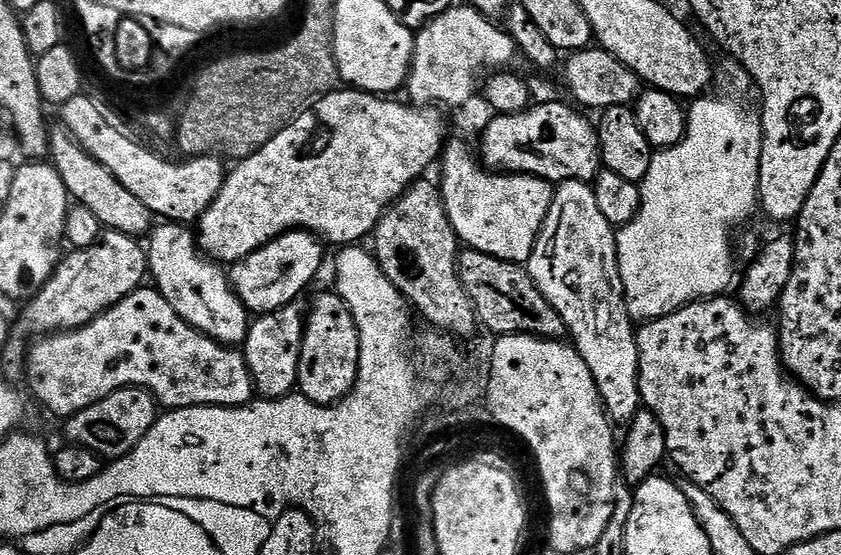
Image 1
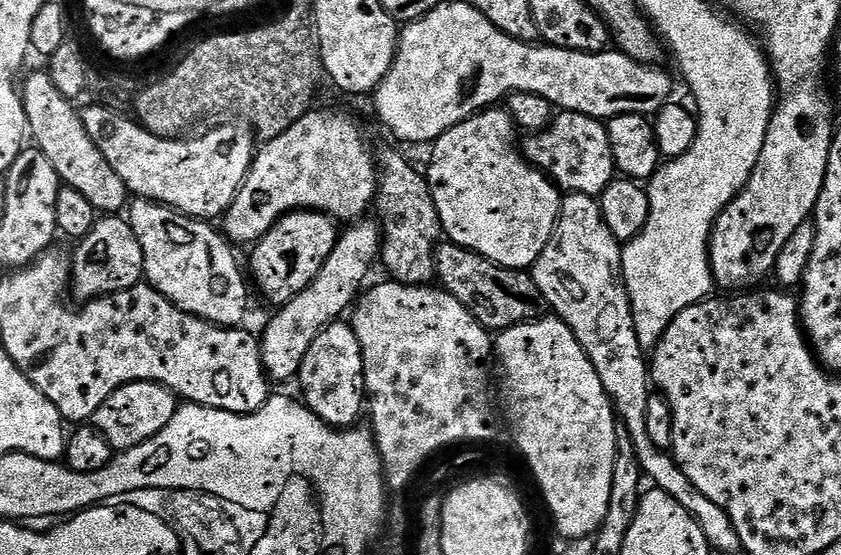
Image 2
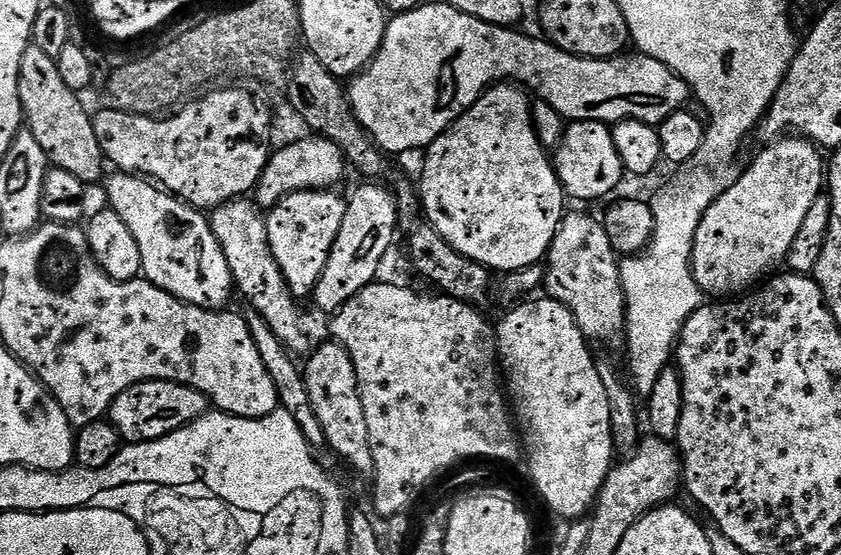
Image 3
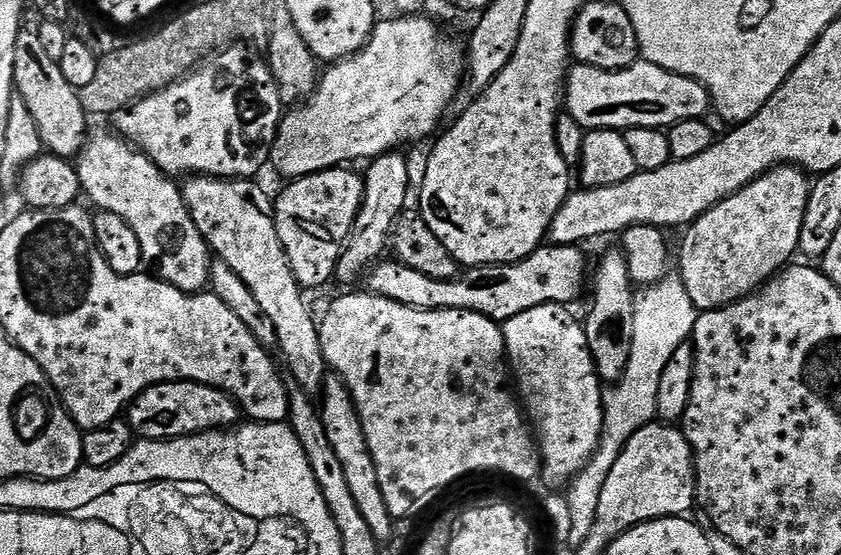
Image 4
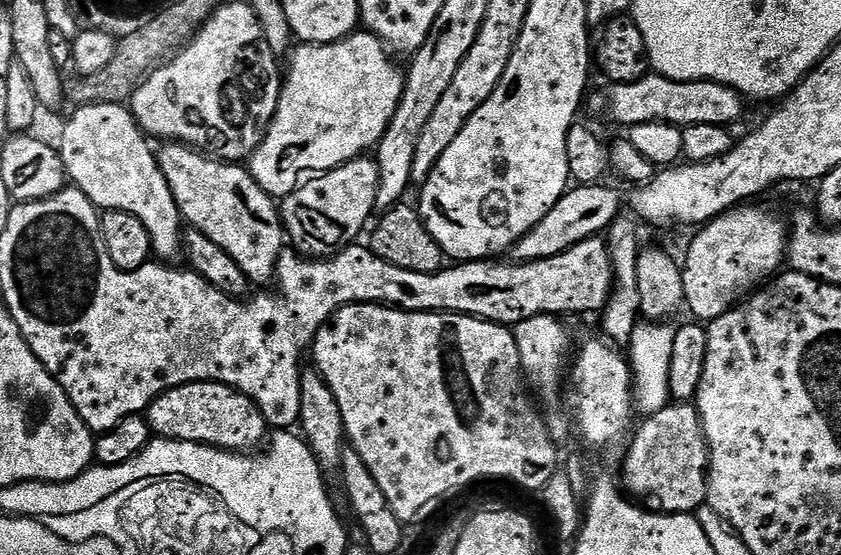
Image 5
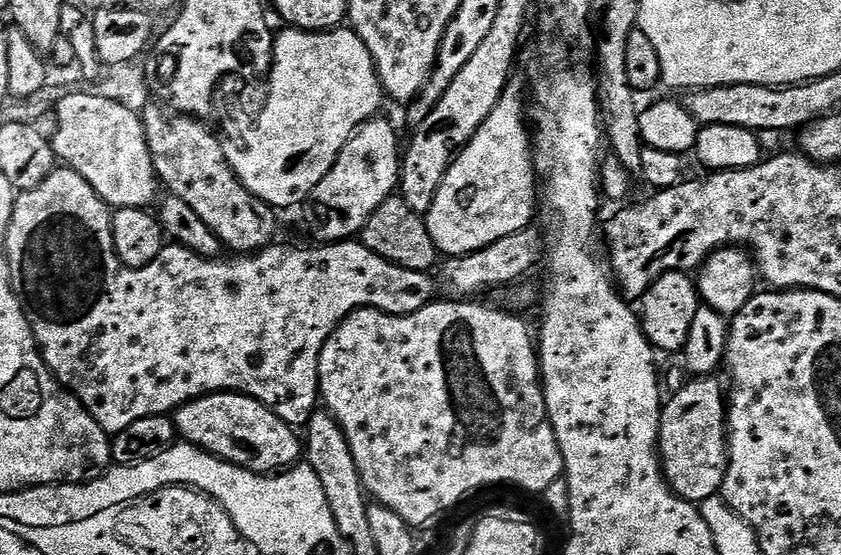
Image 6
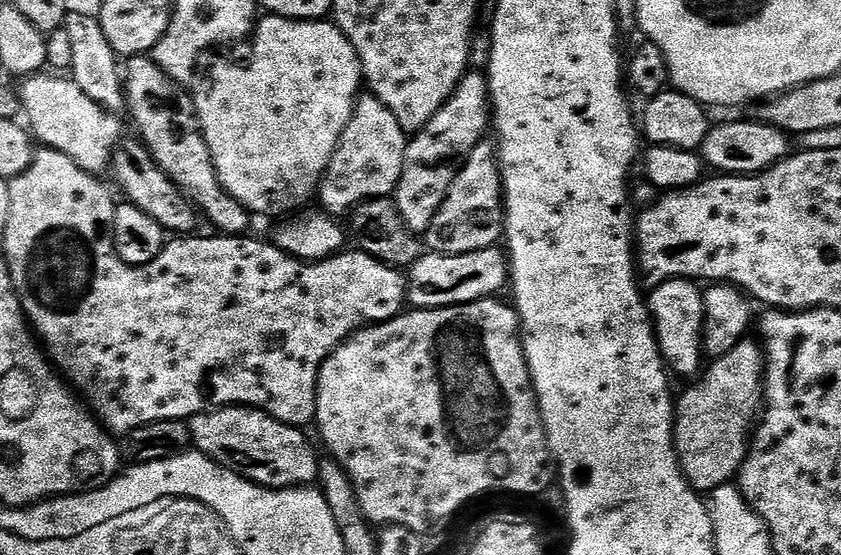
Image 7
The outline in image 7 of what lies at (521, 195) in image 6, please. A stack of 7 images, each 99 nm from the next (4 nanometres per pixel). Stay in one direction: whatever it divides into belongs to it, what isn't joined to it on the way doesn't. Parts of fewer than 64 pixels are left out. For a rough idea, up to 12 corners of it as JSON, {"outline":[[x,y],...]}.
{"outline":[[498,156],[459,165],[427,230],[442,254],[493,247],[503,223]]}

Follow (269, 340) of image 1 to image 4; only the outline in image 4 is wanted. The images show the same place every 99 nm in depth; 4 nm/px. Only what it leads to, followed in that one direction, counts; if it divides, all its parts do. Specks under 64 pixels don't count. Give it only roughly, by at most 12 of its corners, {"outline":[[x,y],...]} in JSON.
{"outline":[[384,152],[336,264],[354,280],[381,259],[408,200],[408,160]]}

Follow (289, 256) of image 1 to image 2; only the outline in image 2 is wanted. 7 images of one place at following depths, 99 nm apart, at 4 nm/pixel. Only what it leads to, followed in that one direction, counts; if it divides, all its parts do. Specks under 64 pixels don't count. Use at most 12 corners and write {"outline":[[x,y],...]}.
{"outline":[[297,210],[252,252],[260,292],[279,306],[322,270],[338,239],[323,212]]}

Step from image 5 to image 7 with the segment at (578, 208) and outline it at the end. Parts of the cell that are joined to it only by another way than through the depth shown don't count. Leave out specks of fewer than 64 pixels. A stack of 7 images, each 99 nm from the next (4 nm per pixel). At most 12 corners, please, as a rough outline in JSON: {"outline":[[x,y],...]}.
{"outline":[[499,247],[425,251],[406,272],[413,309],[449,308],[505,291]]}

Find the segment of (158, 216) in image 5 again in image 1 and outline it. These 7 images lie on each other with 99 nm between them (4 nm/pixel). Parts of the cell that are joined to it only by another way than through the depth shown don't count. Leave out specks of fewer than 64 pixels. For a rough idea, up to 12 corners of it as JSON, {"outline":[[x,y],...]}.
{"outline":[[160,222],[148,270],[174,314],[243,345],[250,313],[191,227]]}

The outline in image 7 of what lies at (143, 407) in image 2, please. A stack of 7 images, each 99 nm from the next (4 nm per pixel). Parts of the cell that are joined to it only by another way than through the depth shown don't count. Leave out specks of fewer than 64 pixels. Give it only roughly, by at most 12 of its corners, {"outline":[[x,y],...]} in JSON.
{"outline":[[258,408],[187,421],[195,451],[263,488],[317,483],[321,457]]}

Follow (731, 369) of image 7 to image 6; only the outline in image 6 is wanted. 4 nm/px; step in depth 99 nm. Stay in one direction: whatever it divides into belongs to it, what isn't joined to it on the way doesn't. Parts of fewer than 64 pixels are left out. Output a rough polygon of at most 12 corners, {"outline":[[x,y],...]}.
{"outline":[[692,378],[660,409],[660,466],[699,506],[728,469],[726,392]]}

